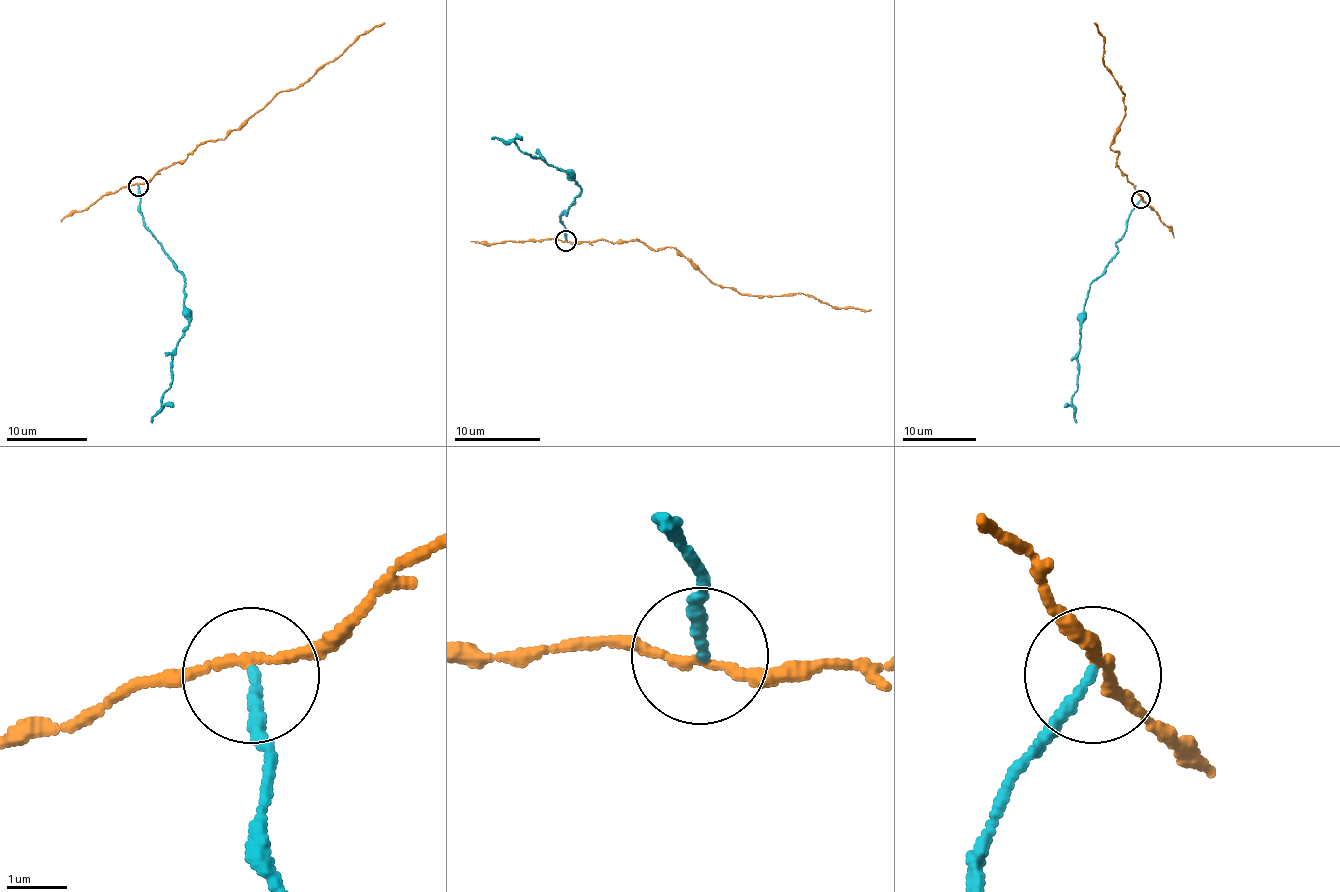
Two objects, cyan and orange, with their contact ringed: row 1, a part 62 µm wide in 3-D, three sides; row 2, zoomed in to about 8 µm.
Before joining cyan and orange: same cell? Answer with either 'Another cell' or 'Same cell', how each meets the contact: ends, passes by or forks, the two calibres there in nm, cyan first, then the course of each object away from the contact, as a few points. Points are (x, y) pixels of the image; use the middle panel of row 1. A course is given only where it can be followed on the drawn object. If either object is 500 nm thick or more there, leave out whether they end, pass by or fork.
Another cell. At the ring cyan ends. At the ring orange passes by. Thickness 160 nm (cyan) against 140 nm. Course of cyan: (566, 241), (558, 219), (578, 197), (580, 185), (564, 172), (539, 158), (522, 153), (511, 141), (491, 138). Course of orange: (566, 241), (673, 247), (715, 284), (740, 294), (802, 293), (842, 308), (870, 310)

